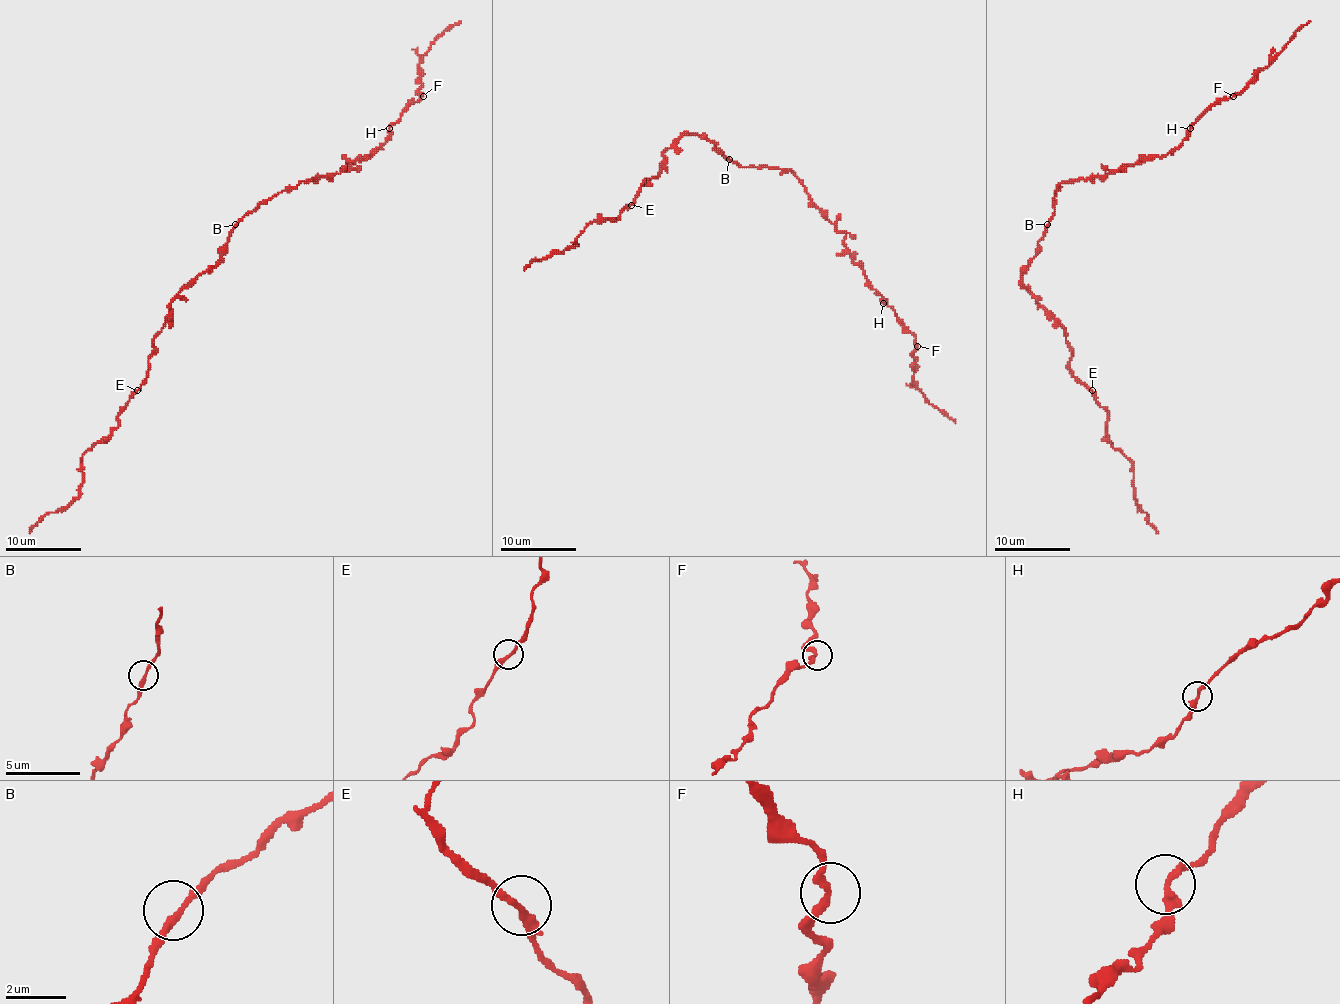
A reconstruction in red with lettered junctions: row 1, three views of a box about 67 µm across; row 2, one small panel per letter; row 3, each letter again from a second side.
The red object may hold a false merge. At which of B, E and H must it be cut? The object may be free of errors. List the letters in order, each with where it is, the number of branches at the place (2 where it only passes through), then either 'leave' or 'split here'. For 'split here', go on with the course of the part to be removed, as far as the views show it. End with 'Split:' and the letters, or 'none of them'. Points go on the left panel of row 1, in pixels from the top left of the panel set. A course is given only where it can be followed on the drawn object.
B: (235, 224) | 2 | leave
E: (137, 390) | 2 | leave
H: (389, 128) | 2 | leave
Split: none of them

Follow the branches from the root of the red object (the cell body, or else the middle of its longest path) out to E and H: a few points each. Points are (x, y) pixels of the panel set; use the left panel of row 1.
E: (237, 224), (225, 243), (221, 258), (199, 273), (169, 305), (167, 322), (154, 339), (146, 379), (137, 390)
H: (237, 224), (276, 194), (291, 190), (302, 181), (333, 177), (355, 160), (370, 157), (385, 141), (389, 128)

